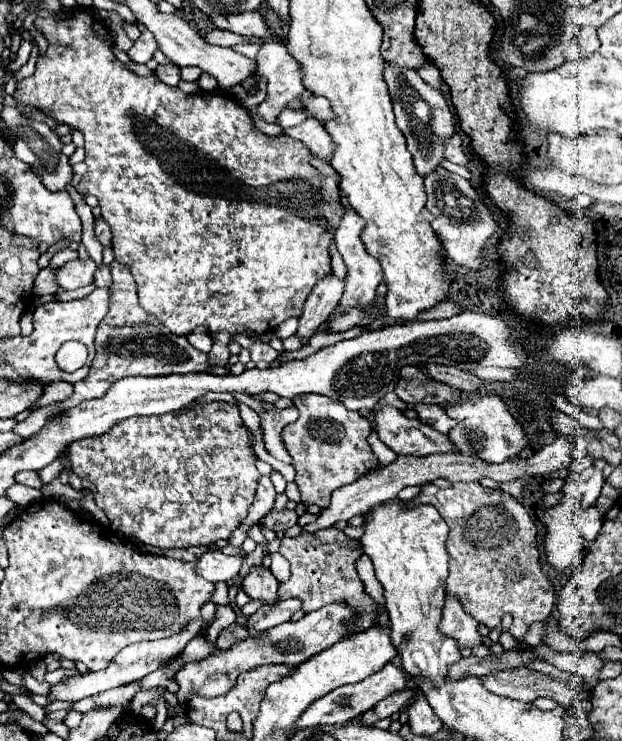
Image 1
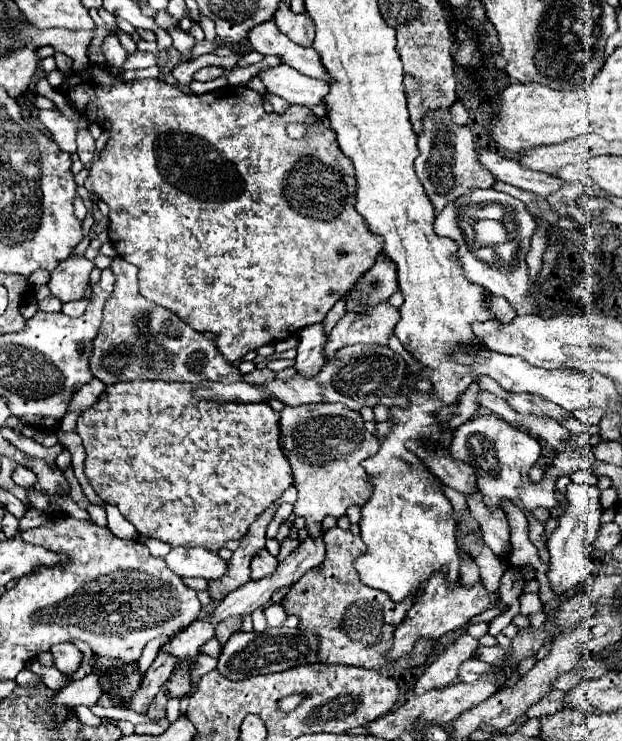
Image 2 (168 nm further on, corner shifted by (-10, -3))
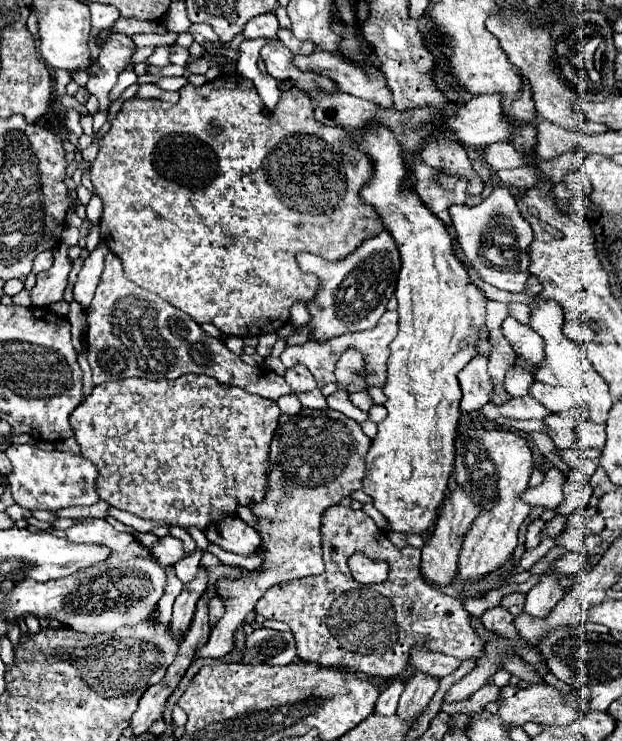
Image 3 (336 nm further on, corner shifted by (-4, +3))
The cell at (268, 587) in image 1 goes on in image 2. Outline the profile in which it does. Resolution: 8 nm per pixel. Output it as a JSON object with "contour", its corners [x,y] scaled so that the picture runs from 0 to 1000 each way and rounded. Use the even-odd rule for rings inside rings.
{"contour":[[[426,738],[416,741],[404,757],[404,781],[420,781],[420,779],[436,776],[445,762],[449,757]]]}

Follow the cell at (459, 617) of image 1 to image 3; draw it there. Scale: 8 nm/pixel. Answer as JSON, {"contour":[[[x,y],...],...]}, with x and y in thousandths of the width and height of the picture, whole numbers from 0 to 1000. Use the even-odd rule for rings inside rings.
{"contour":[[[667,906],[654,919],[651,919],[651,933],[641,943],[641,954],[638,954],[638,965],[651,973],[661,973],[664,968],[670,968],[670,962],[677,962],[690,946],[696,943],[699,933],[706,930],[706,914],[680,908],[680,906]]]}

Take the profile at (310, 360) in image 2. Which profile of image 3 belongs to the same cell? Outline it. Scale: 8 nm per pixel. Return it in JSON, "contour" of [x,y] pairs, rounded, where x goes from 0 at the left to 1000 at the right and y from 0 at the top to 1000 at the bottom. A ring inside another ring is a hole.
{"contour":[[[471,493],[458,501],[458,514],[477,525],[477,528],[500,528],[506,525],[506,514],[503,514],[503,506],[497,503],[497,498],[490,498],[490,493]]]}

